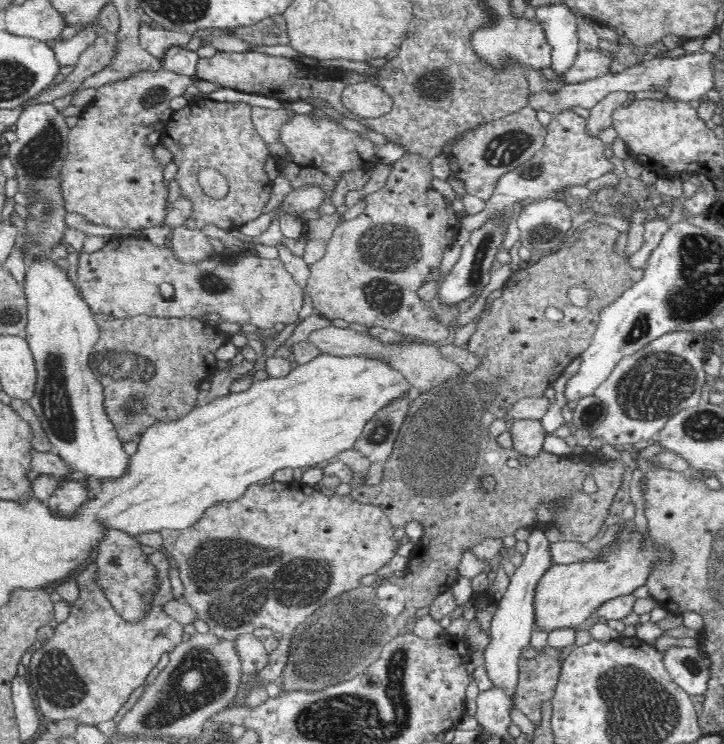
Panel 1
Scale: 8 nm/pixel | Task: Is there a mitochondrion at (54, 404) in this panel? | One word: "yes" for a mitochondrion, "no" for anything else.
yes

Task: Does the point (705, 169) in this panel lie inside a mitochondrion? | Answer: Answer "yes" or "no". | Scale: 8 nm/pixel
no

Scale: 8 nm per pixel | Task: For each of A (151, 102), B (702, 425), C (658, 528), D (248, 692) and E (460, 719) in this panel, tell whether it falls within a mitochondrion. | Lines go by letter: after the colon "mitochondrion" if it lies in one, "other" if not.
A: mitochondrion
B: mitochondrion
C: other
D: other
E: other

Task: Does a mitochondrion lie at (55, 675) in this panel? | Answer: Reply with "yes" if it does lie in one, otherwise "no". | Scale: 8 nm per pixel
yes

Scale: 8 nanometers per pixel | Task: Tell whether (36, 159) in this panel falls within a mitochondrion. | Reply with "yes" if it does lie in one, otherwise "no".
yes

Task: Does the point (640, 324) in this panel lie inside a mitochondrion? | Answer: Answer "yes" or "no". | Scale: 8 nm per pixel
yes

